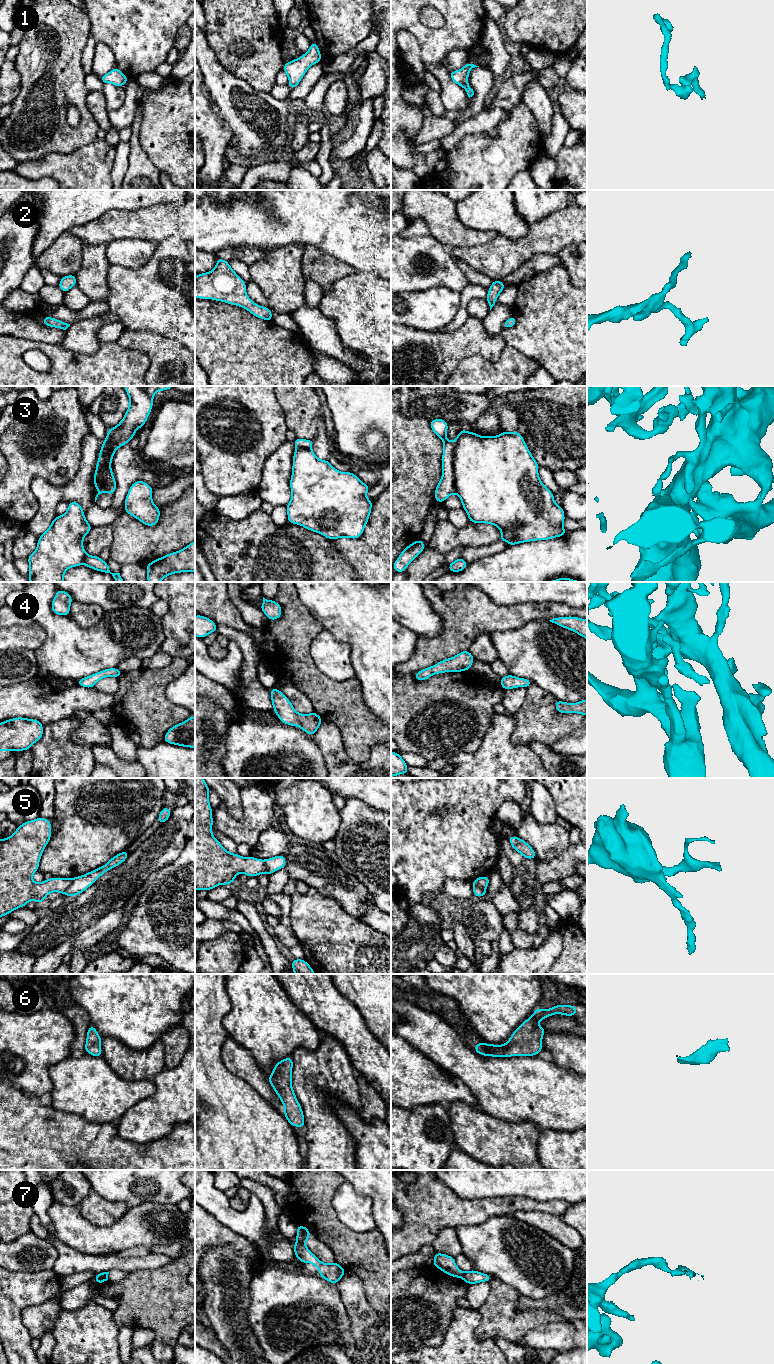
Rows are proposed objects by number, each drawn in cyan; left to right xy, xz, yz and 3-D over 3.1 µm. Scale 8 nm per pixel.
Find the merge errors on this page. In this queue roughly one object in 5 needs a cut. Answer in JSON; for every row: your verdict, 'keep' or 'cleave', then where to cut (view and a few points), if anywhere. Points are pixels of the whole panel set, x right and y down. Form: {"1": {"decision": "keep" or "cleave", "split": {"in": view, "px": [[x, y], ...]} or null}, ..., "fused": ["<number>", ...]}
{"1": {"decision": "keep", "split": null}, "2": {"decision": "keep", "split": null}, "3": {"decision": "keep", "split": null}, "4": {"decision": "keep", "split": null}, "5": {"decision": "cleave", "split": {"in": "xy", "px": [[72, 879], [69, 886], [63, 892]]}}, "6": {"decision": "keep", "split": null}, "7": {"decision": "cleave", "split": {"in": "xz", "px": [[297, 1240], [304, 1244]]}}, "fused": ["5", "7"]}

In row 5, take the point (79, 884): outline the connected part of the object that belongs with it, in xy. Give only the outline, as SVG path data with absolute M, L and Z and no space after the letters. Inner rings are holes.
M125 850L115 856L113 856L105 865L96 868L81 876L72 878L70 886L66 889L65 896L77 896L78 894L84 892L88 887L90 887L96 880L101 877L108 870L122 864L128 857L129 852Z

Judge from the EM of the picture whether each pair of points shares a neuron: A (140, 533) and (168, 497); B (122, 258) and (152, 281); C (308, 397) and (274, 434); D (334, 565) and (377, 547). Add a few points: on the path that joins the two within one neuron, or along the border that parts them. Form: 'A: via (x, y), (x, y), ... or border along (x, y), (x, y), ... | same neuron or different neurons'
A: border along (181, 494), (175, 500), (159, 507) | different neurons
B: border along (153, 253), (139, 267), (126, 268), (112, 265) | different neurons
C: border along (277, 399), (283, 411), (286, 426), (289, 429) | different neurons
D: border along (332, 541), (333, 547), (355, 571) | different neurons

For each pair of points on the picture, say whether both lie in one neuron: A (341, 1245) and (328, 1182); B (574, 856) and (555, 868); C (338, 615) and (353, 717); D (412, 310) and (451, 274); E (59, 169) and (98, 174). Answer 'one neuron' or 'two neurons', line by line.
A: one neuron
B: one neuron
C: two neurons
D: two neurons
E: one neuron

